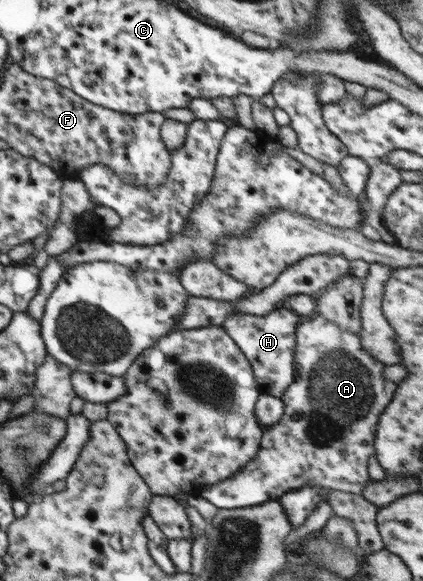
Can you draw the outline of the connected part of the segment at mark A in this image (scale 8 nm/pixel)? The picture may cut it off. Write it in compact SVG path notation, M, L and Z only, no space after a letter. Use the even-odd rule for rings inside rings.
M315 314L312 318L302 319L298 324L297 329L295 329L295 354L294 354L294 379L287 390L283 392L281 396L284 402L284 413L281 420L277 424L267 427L263 432L263 438L260 442L259 451L257 455L249 460L249 463L245 467L241 467L237 473L232 477L229 477L223 481L219 481L214 485L209 485L209 487L203 487L201 495L205 497L211 504L217 506L217 508L243 508L253 505L259 505L269 502L269 500L279 499L287 491L293 491L299 489L305 485L317 485L323 487L324 489L337 490L339 492L347 492L349 494L359 494L361 495L361 490L369 484L369 473L367 470L369 468L369 458L376 455L375 451L375 433L377 432L377 423L381 413L385 410L385 407L391 402L394 396L395 389L397 389L397 384L391 382L391 380L385 380L383 376L383 369L385 369L385 364L375 360L363 346L361 346L361 336L355 334L355 332L349 332L349 330L340 329L335 324L331 322L327 323L320 315Z

